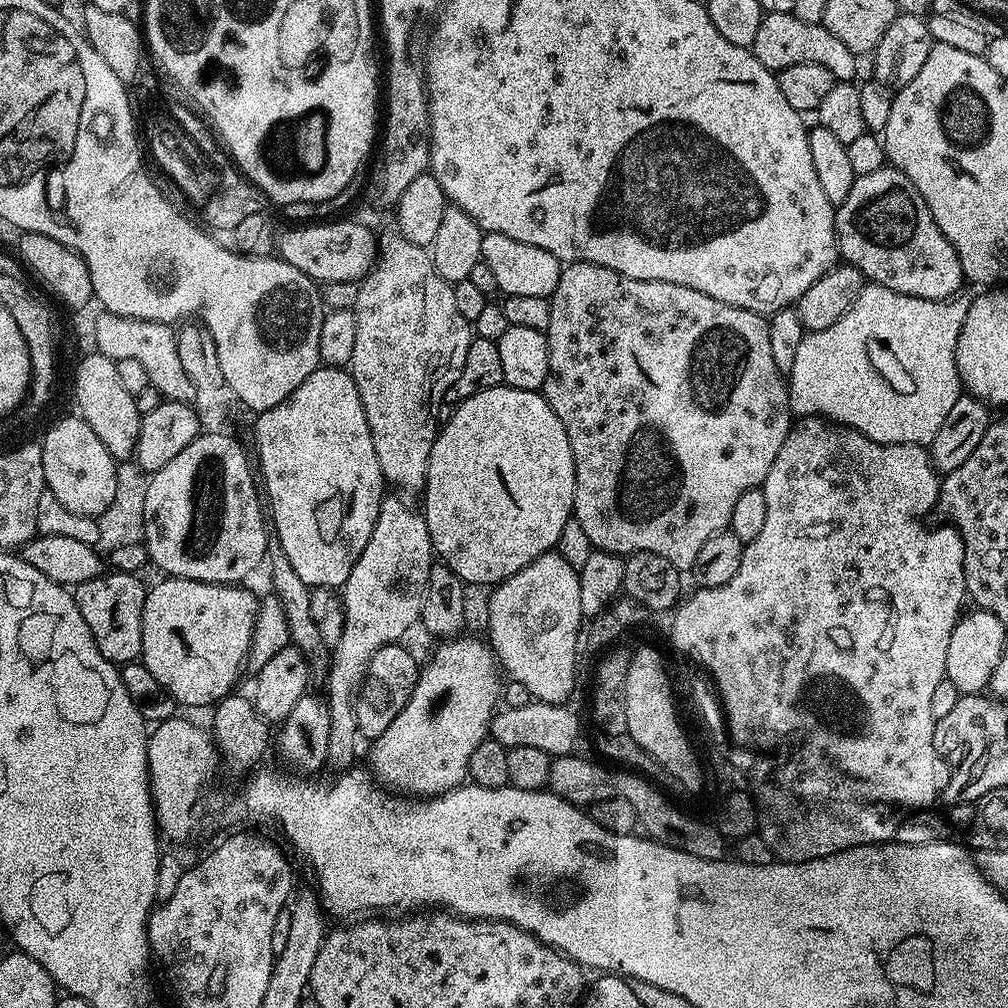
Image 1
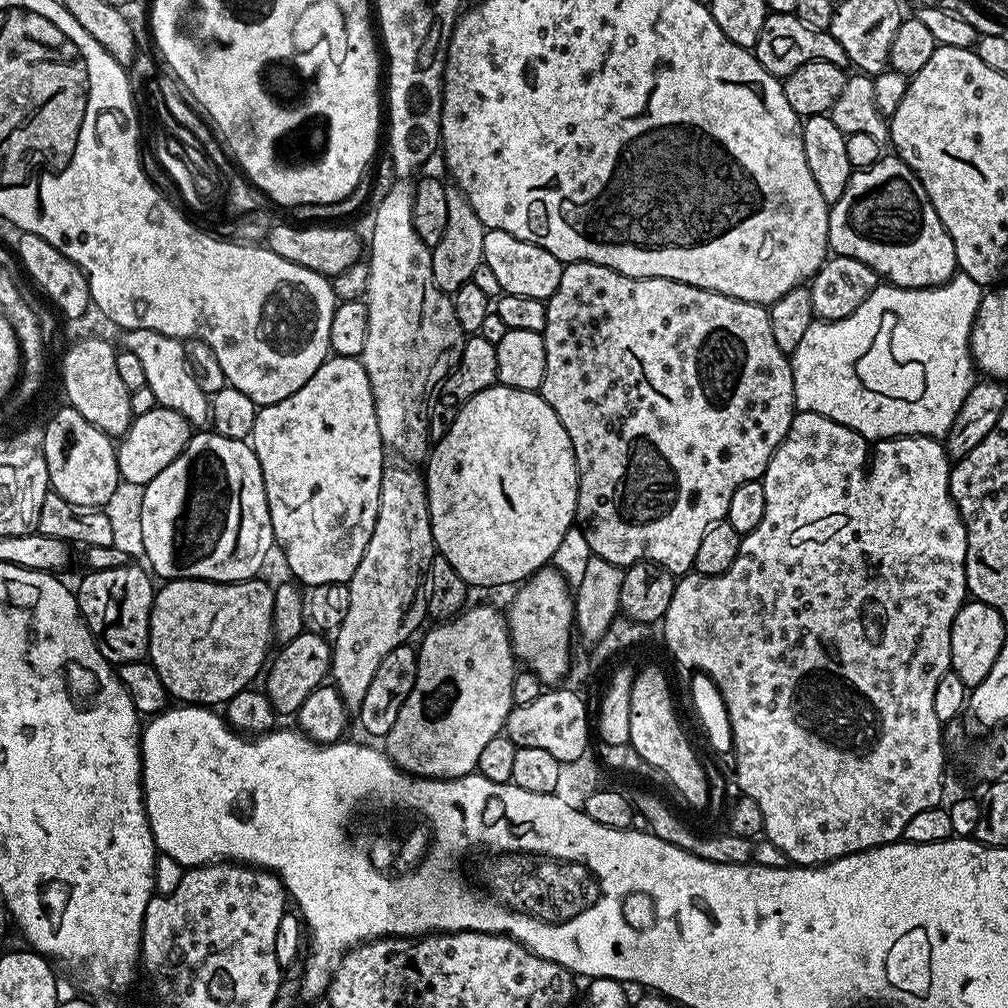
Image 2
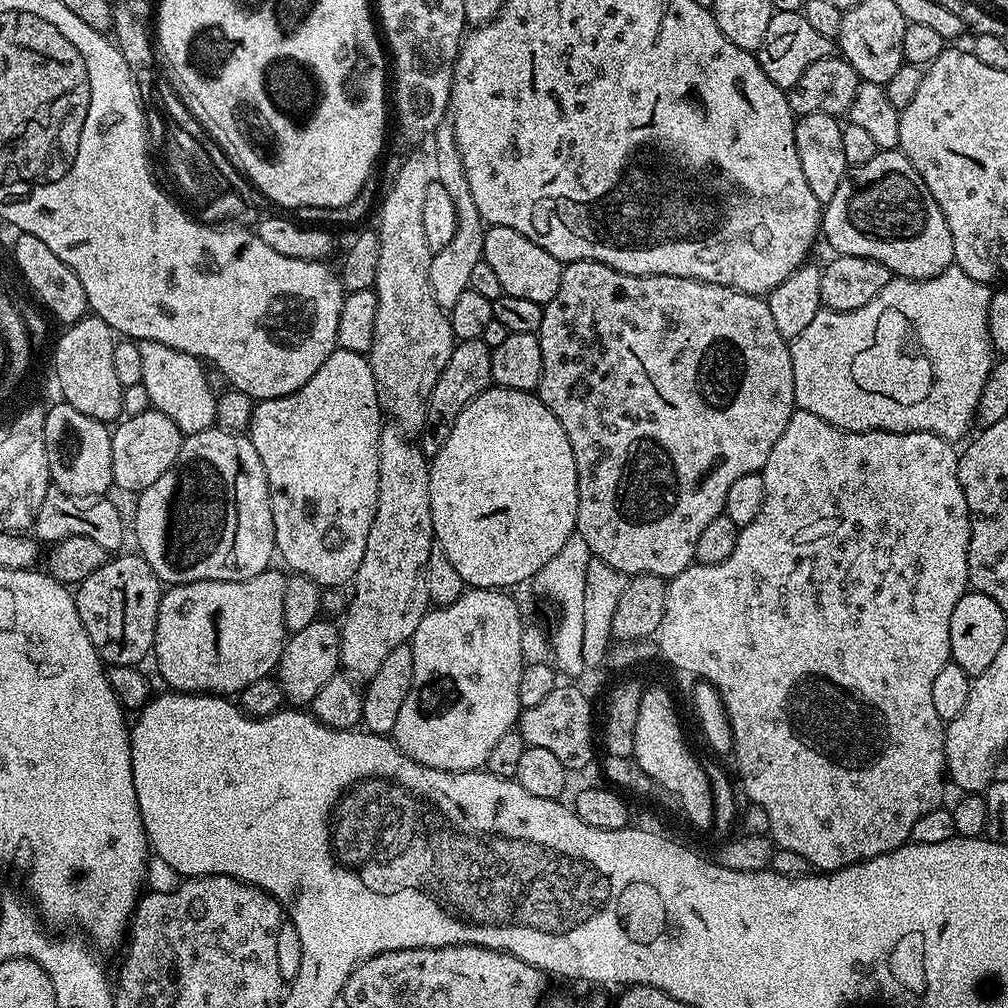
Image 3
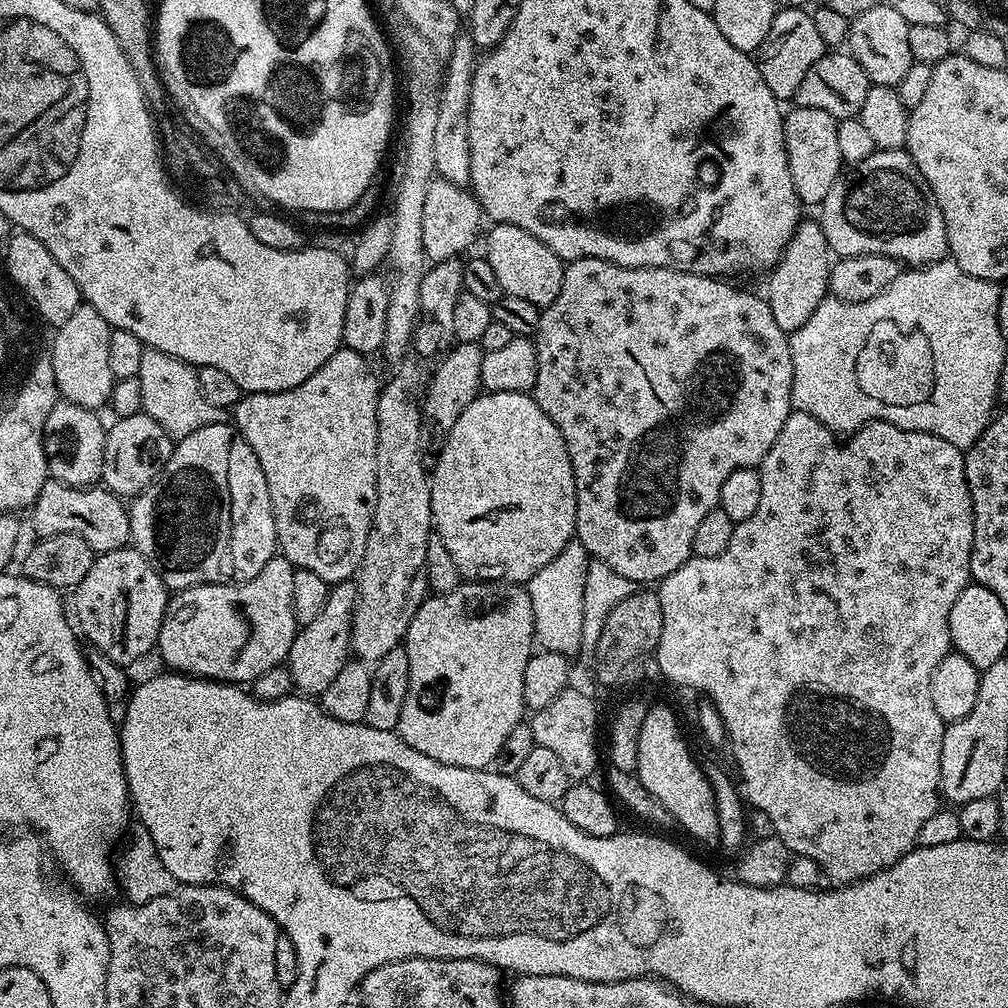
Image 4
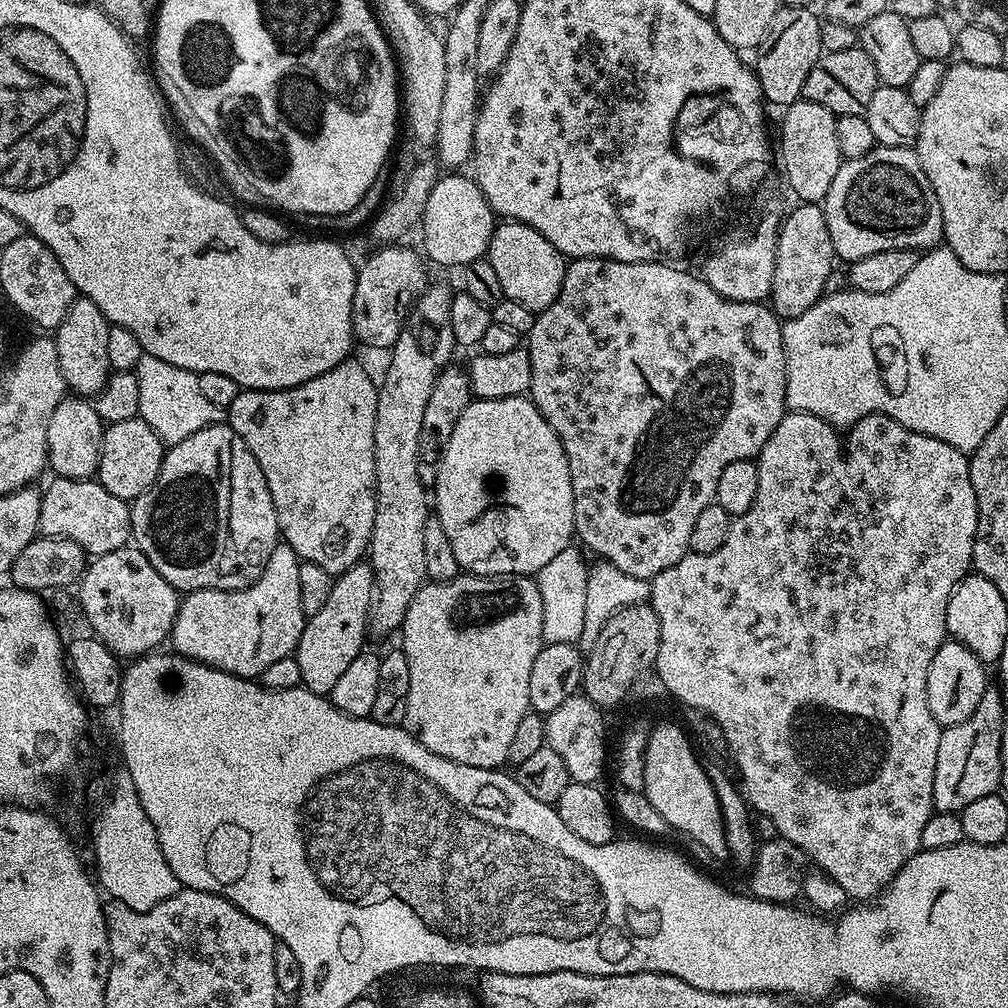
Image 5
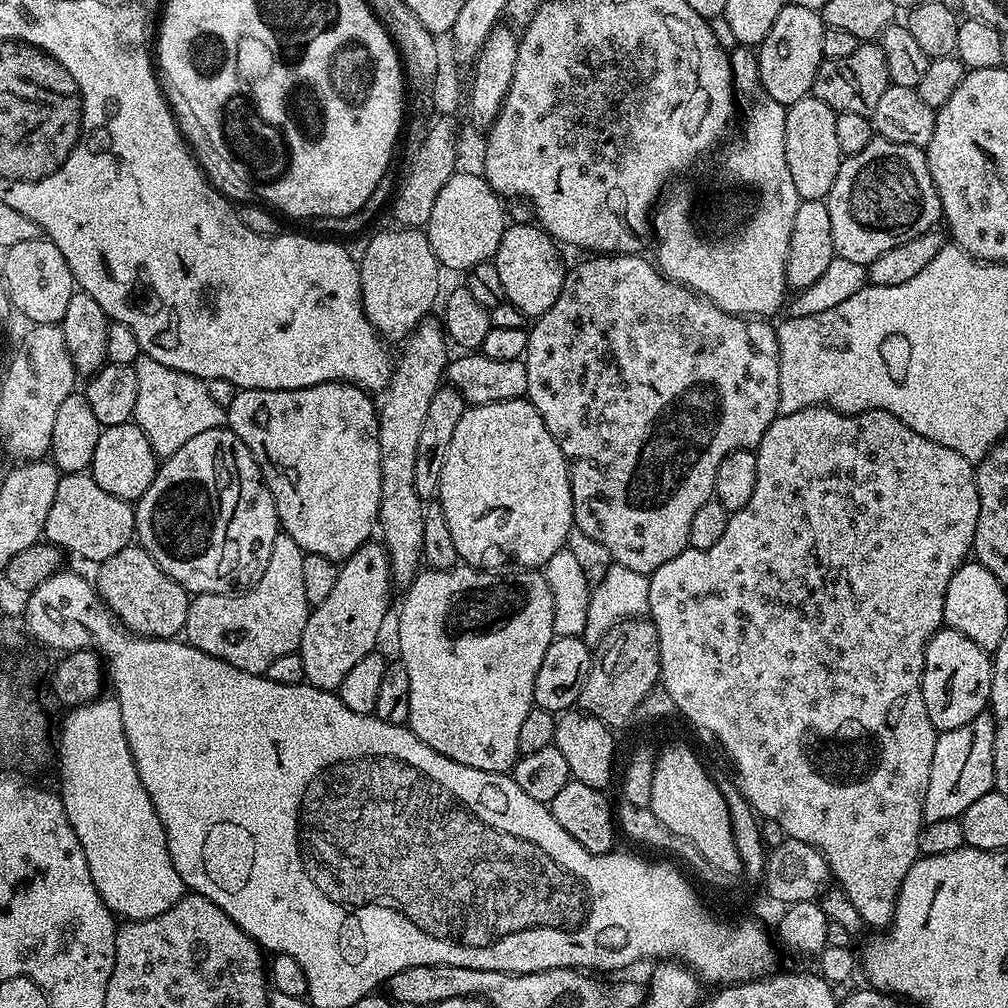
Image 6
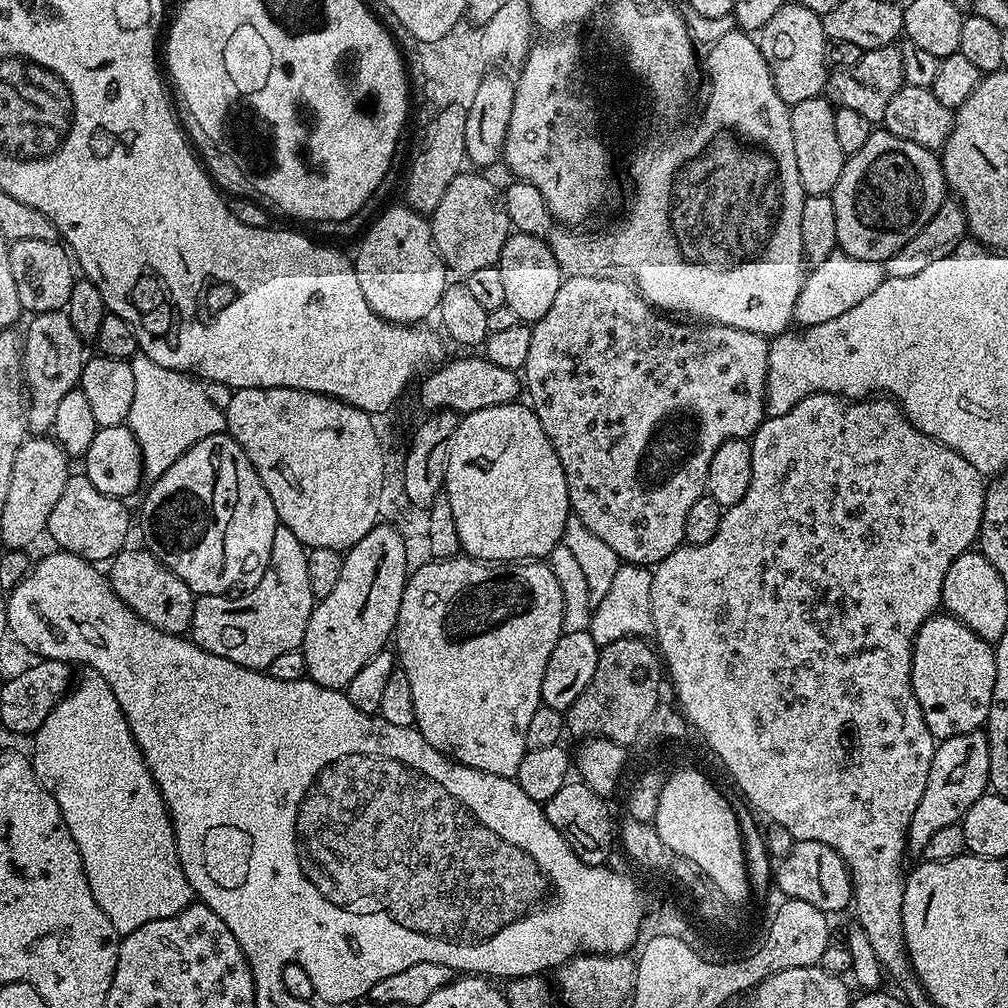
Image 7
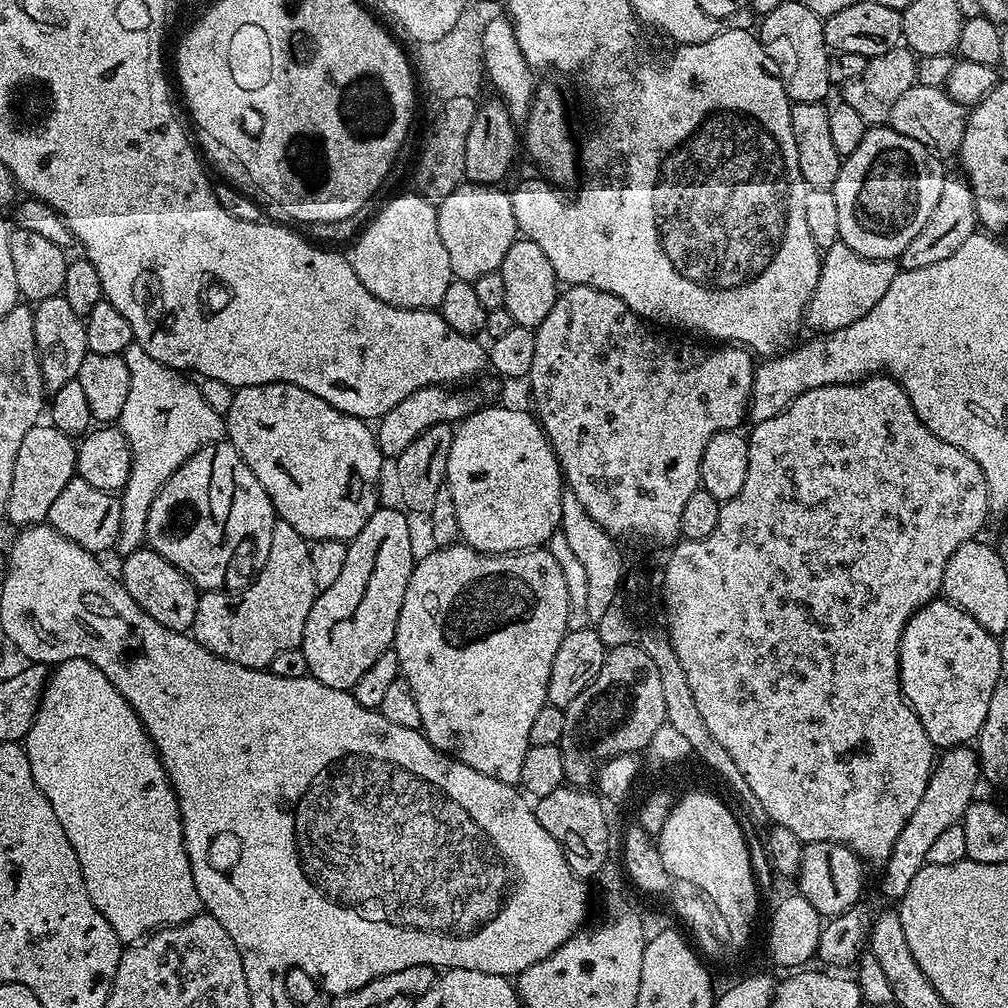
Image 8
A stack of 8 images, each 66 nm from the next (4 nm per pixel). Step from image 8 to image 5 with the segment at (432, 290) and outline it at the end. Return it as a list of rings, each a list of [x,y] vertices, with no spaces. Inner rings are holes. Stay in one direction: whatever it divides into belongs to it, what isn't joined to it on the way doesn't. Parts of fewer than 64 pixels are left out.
[[[380,246],[363,265],[359,265],[352,303],[352,335],[368,348],[391,349],[404,326],[406,309],[426,287],[421,253],[404,246]]]

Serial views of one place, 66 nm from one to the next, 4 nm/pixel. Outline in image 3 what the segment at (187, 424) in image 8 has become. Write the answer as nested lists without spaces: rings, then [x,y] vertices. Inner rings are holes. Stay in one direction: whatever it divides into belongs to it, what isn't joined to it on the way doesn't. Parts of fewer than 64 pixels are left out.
[[[153,340],[139,341],[142,350],[142,384],[146,386],[146,394],[150,394],[150,402],[155,411],[166,414],[178,426],[178,430],[185,436],[193,436],[202,430],[213,427],[216,424],[216,400],[217,393],[212,393],[208,385],[208,376],[204,373],[205,365],[199,359],[185,352],[174,350],[170,346],[162,346],[162,342]]]

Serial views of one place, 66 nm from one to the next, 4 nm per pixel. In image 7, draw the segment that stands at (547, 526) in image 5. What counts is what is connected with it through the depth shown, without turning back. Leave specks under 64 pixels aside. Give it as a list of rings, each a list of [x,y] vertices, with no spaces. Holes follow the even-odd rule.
[[[513,402],[463,413],[458,430],[454,430],[448,441],[448,465],[442,492],[450,498],[463,555],[474,560],[536,562],[551,557],[565,539],[564,531],[570,521],[566,474],[550,438],[546,438],[546,430],[542,430],[542,422],[538,422],[531,407],[521,404]]]

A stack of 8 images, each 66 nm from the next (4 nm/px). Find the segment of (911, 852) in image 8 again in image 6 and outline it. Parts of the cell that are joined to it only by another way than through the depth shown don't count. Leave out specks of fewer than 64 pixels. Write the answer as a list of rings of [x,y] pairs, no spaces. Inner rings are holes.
[[[991,715],[975,716],[966,726],[958,726],[954,730],[946,730],[937,735],[934,742],[934,762],[930,762],[930,786],[926,790],[924,803],[924,822],[946,822],[960,817],[966,810],[982,798],[982,794],[993,791],[996,779],[994,778],[994,730],[996,723]]]

